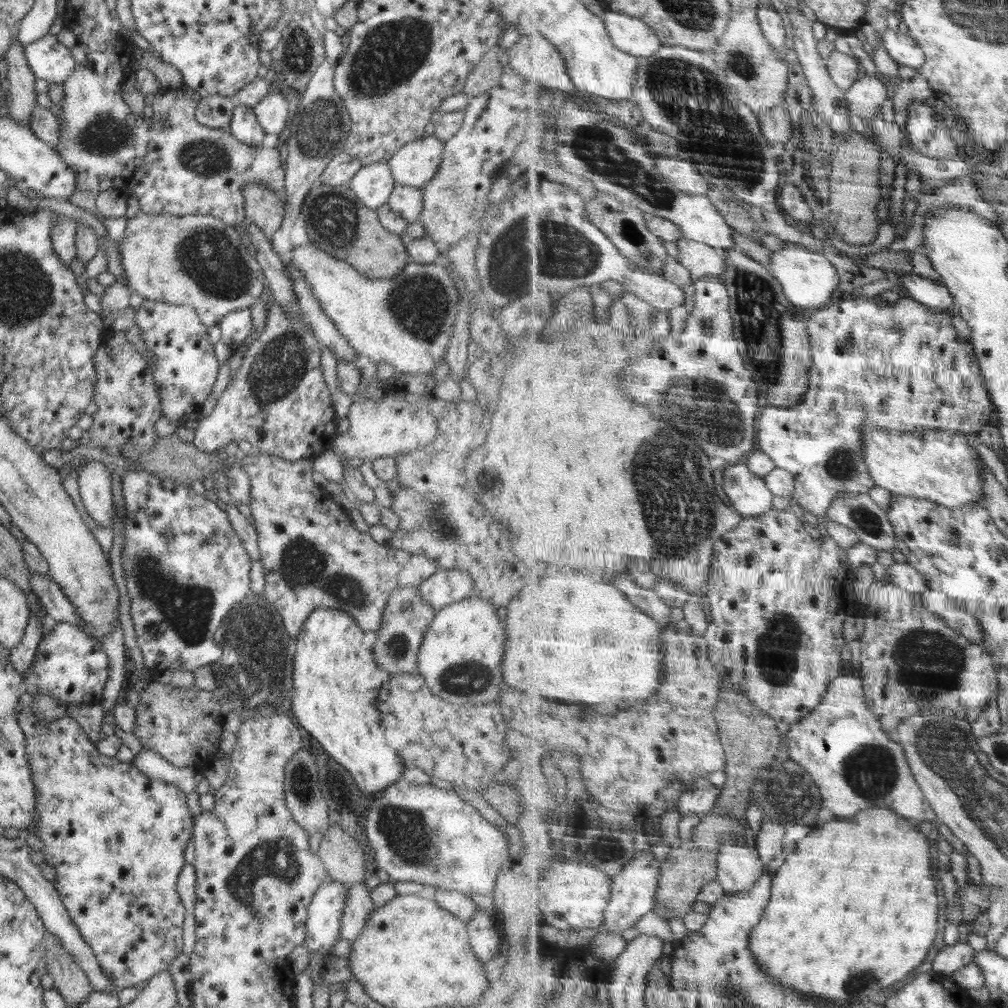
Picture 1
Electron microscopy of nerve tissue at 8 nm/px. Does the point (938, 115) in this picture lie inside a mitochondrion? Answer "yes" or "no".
no

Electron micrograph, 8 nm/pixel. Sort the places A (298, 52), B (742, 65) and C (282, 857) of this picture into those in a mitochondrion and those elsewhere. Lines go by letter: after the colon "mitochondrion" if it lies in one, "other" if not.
A: mitochondrion
B: mitochondrion
C: mitochondrion

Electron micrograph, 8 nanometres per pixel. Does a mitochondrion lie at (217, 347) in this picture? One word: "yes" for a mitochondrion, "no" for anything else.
no

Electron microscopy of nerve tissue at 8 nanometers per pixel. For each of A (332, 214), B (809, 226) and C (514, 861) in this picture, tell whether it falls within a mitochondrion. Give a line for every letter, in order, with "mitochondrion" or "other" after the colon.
A: mitochondrion
B: other
C: other

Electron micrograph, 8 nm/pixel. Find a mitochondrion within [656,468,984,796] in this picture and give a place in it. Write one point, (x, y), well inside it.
(927, 661)

